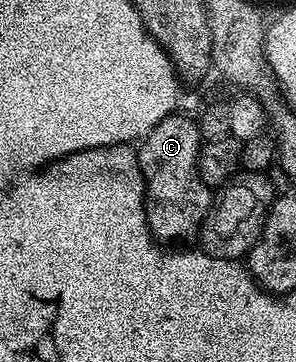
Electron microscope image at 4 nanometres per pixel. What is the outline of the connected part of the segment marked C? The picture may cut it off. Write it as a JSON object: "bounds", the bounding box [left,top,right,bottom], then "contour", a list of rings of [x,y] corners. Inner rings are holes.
{"bounds":[137,113,212,245],"contour":[[[171,113],[164,121],[154,126],[137,148],[138,164],[146,182],[146,224],[162,245],[186,245],[189,239],[199,238],[202,222],[212,210],[212,189],[198,172],[198,153],[204,142],[197,122],[183,113]]]}

